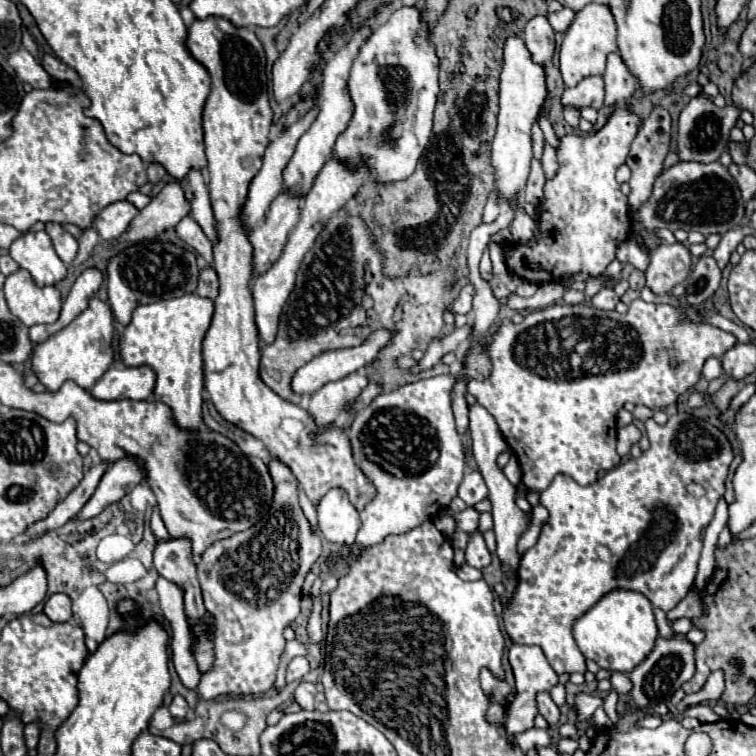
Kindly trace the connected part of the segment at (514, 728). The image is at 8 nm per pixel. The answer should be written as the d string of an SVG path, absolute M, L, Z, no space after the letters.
M512 645L508 657L510 657L510 665L512 665L514 677L516 677L516 699L508 707L506 727L508 727L510 733L522 733L522 731L534 727L534 717L538 713L536 693L538 691L550 691L558 683L558 675L554 673L550 663L546 661L542 649L536 647L536 645Z

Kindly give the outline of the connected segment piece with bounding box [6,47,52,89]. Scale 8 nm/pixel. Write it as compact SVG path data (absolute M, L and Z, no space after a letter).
M20 47L12 55L8 55L6 61L16 71L16 75L18 75L18 79L22 83L32 85L34 89L48 89L48 87L52 87L52 77L44 71L44 67L24 47Z

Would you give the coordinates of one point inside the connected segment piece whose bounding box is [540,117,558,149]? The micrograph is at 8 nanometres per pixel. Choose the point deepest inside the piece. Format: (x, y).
(546, 127)

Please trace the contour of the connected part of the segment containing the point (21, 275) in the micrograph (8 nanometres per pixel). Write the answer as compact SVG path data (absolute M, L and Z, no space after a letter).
M18 269L6 277L4 295L12 315L16 315L26 327L36 323L54 323L60 315L62 299L58 289L34 285L26 269Z

